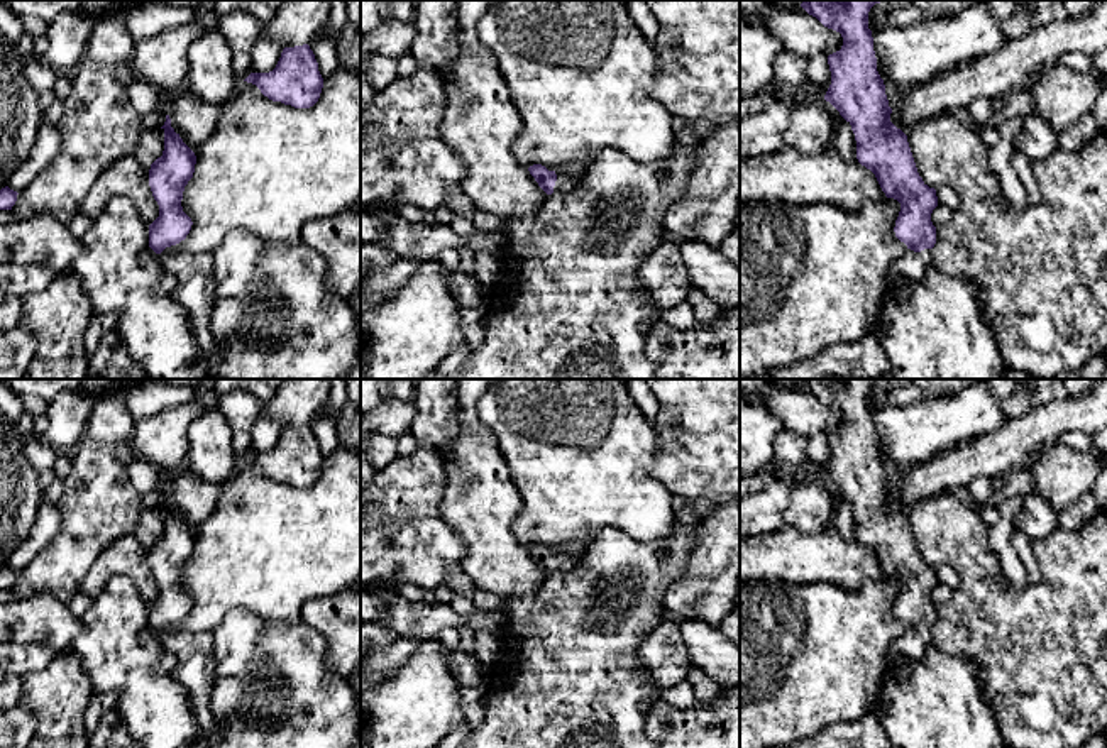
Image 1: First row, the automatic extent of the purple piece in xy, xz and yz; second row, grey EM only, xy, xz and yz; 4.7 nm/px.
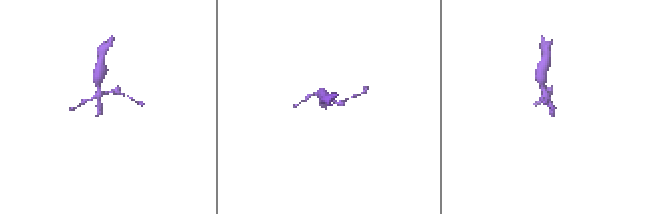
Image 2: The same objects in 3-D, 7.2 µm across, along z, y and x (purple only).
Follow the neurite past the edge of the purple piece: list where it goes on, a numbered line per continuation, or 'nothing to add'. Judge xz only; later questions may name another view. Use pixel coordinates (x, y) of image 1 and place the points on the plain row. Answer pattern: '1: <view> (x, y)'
1: xz (566, 560)

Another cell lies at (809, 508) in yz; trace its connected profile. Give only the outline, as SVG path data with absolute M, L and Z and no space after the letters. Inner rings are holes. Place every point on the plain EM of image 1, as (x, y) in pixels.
M811 474L806 481L792 486L785 523L801 535L814 536L829 526L834 501L824 477Z

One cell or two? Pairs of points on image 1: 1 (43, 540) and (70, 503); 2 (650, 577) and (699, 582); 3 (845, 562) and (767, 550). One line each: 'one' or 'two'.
1: two
2: two
3: one

